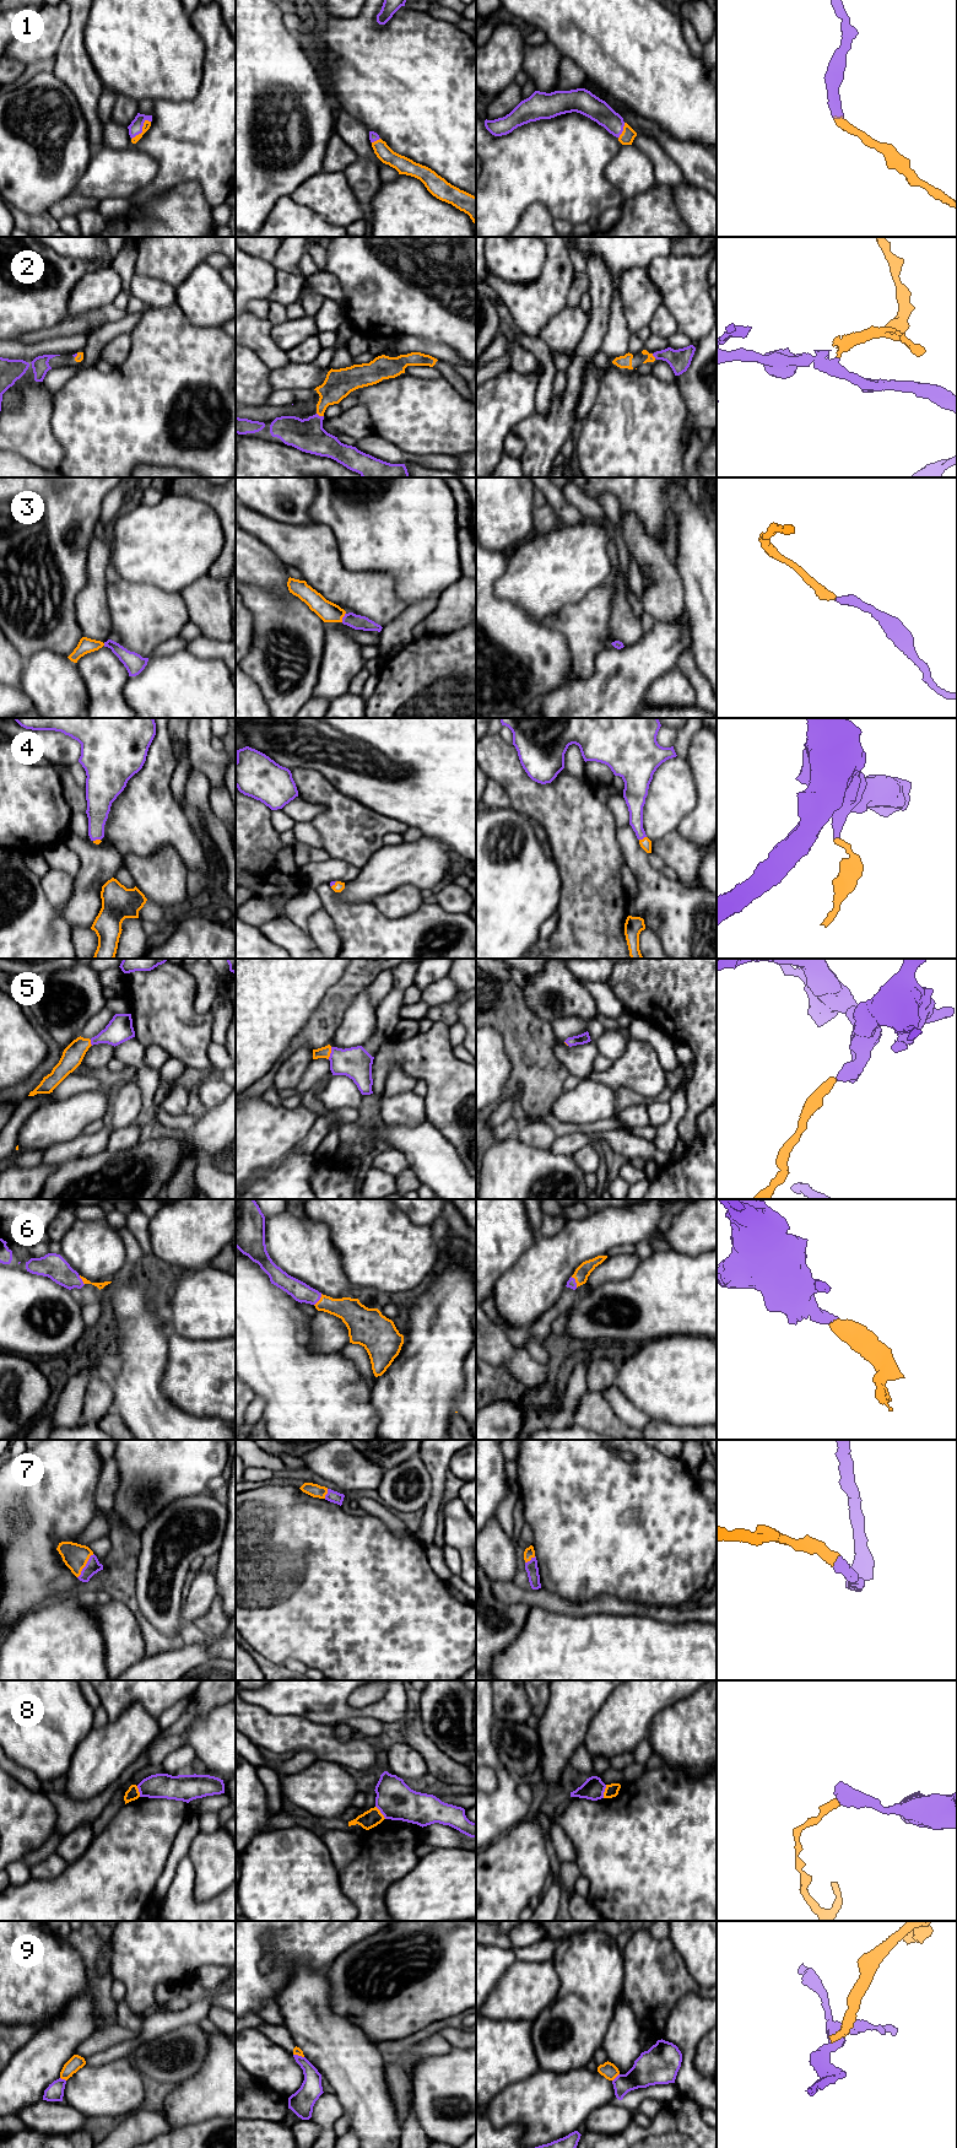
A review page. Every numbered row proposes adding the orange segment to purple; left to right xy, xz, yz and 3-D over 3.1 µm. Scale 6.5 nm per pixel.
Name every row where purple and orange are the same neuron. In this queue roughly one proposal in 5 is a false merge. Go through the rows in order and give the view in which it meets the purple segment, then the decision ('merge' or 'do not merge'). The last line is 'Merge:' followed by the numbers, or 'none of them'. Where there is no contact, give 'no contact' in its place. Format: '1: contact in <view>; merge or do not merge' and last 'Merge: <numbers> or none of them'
1: contact in xy; merge
2: contact in xz; merge
3: contact in xz; merge
4: contact in yz; merge
5: contact in xz; merge
6: contact in yz; merge
7: contact in xy; merge
8: contact in yz; do not merge
9: contact in yz; do not merge
Merge: 1, 2, 3, 4, 5, 6, 7

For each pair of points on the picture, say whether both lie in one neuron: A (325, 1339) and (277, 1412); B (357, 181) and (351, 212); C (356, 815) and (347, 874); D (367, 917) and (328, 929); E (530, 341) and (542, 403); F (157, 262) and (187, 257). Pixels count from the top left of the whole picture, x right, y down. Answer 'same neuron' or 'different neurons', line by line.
A: different neurons
B: different neurons
C: different neurons
D: different neurons
E: same neuron
F: same neuron

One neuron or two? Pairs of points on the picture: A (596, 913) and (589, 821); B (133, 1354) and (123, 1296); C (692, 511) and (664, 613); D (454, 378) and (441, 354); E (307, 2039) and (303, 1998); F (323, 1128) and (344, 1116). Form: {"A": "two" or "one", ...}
{"A": "one", "B": "one", "C": "two", "D": "two", "E": "one", "F": "one"}

